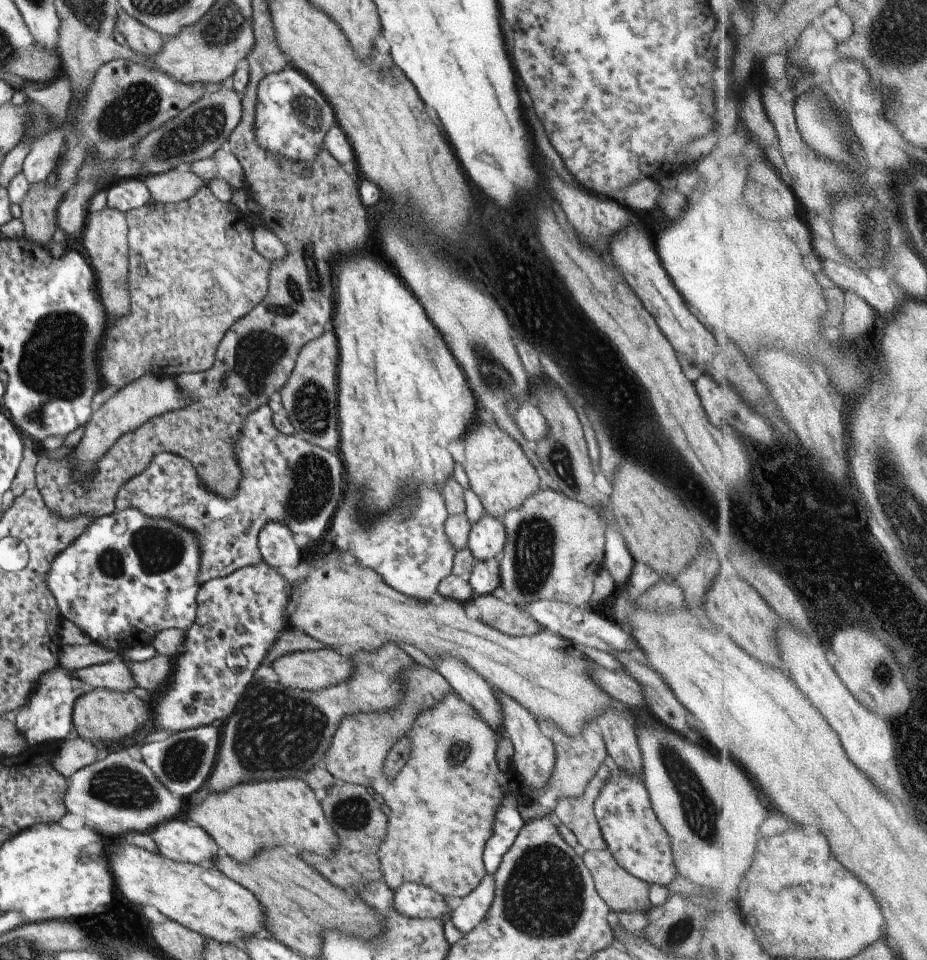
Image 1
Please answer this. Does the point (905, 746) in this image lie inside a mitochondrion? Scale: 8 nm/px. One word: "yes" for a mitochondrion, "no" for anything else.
no

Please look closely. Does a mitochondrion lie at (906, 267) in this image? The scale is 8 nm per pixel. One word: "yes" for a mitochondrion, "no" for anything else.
yes

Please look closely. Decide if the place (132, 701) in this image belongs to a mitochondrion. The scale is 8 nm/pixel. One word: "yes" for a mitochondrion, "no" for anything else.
no

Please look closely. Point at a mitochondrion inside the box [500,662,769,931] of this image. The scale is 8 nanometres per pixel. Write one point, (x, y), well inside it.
(700, 812)

